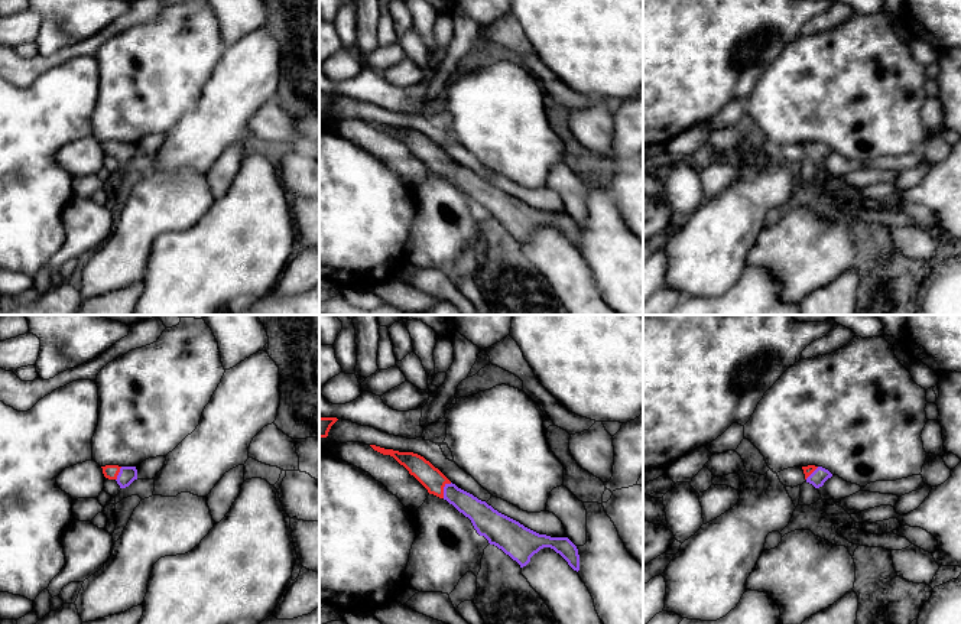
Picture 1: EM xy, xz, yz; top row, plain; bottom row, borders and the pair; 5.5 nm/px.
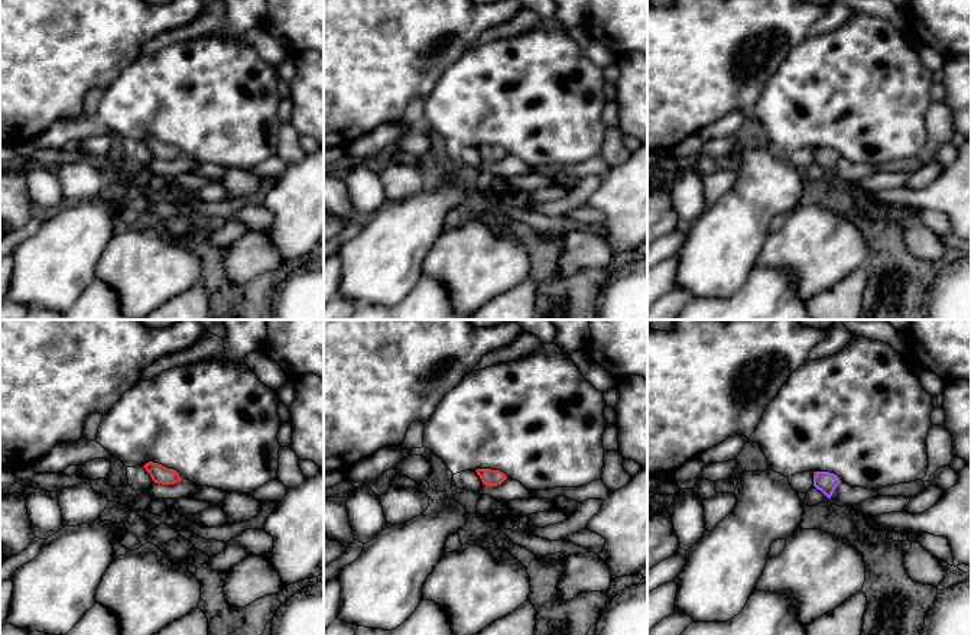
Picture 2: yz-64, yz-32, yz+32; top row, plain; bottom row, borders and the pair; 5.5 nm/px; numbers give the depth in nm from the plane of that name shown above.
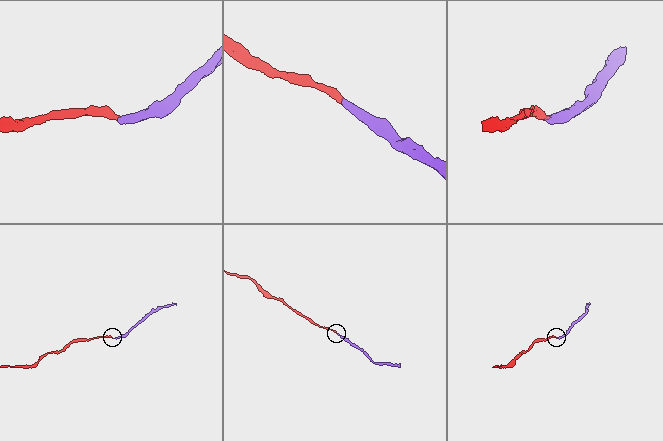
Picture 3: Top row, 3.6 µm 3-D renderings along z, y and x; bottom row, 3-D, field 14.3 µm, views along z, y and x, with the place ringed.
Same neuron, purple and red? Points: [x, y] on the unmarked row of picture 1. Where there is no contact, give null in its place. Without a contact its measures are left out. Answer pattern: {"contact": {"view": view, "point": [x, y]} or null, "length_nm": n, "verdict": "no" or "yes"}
{"contact": {"view": "xz", "point": [444, 165]}, "length_nm": 100, "verdict": "yes"}

